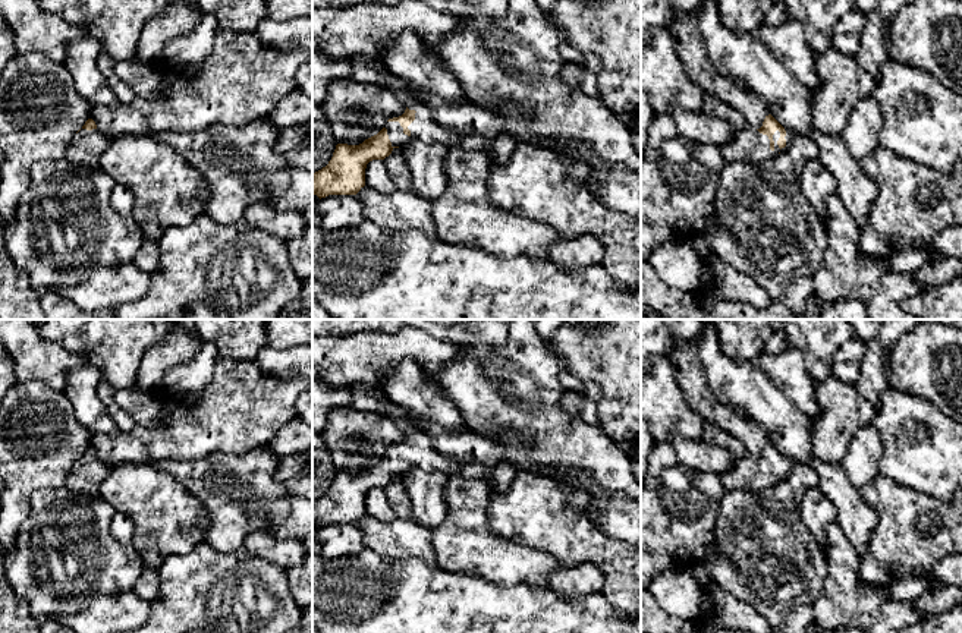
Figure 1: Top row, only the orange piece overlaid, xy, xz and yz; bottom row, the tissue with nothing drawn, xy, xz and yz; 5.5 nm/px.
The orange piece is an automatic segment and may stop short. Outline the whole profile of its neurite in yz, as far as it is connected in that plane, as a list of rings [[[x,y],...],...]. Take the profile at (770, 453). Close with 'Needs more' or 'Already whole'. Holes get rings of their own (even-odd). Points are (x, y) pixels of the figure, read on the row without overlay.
[[[768,443],[760,457],[736,459],[733,467],[722,475],[722,481],[726,491],[763,491],[783,481],[793,464],[790,457]]]. Needs more

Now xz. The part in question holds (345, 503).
[[[355,384],[350,390],[353,407],[389,416],[406,432],[406,438],[402,444],[389,447],[377,463],[359,473],[336,473],[328,492],[312,501],[312,522],[320,528],[328,523],[356,523],[365,514],[367,492],[372,488],[384,488],[394,476],[403,475],[411,467],[441,472],[449,478],[478,476],[499,492],[506,491],[516,476],[518,470],[507,463],[484,467],[478,463],[462,463],[444,457],[428,434],[415,425],[402,407],[394,407],[386,393],[378,397],[365,384]]]. Needs more

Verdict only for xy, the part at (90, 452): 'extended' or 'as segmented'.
extended

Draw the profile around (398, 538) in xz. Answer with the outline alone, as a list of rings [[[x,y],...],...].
[[[364,514],[356,525],[362,532],[365,548],[371,548],[380,555],[409,557],[440,567],[431,542],[431,530],[414,520],[380,522]]]

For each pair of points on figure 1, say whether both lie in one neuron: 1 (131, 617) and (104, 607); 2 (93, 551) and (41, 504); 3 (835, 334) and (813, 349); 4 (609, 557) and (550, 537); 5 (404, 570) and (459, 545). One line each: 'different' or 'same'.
1: same
2: same
3: same
4: same
5: different

